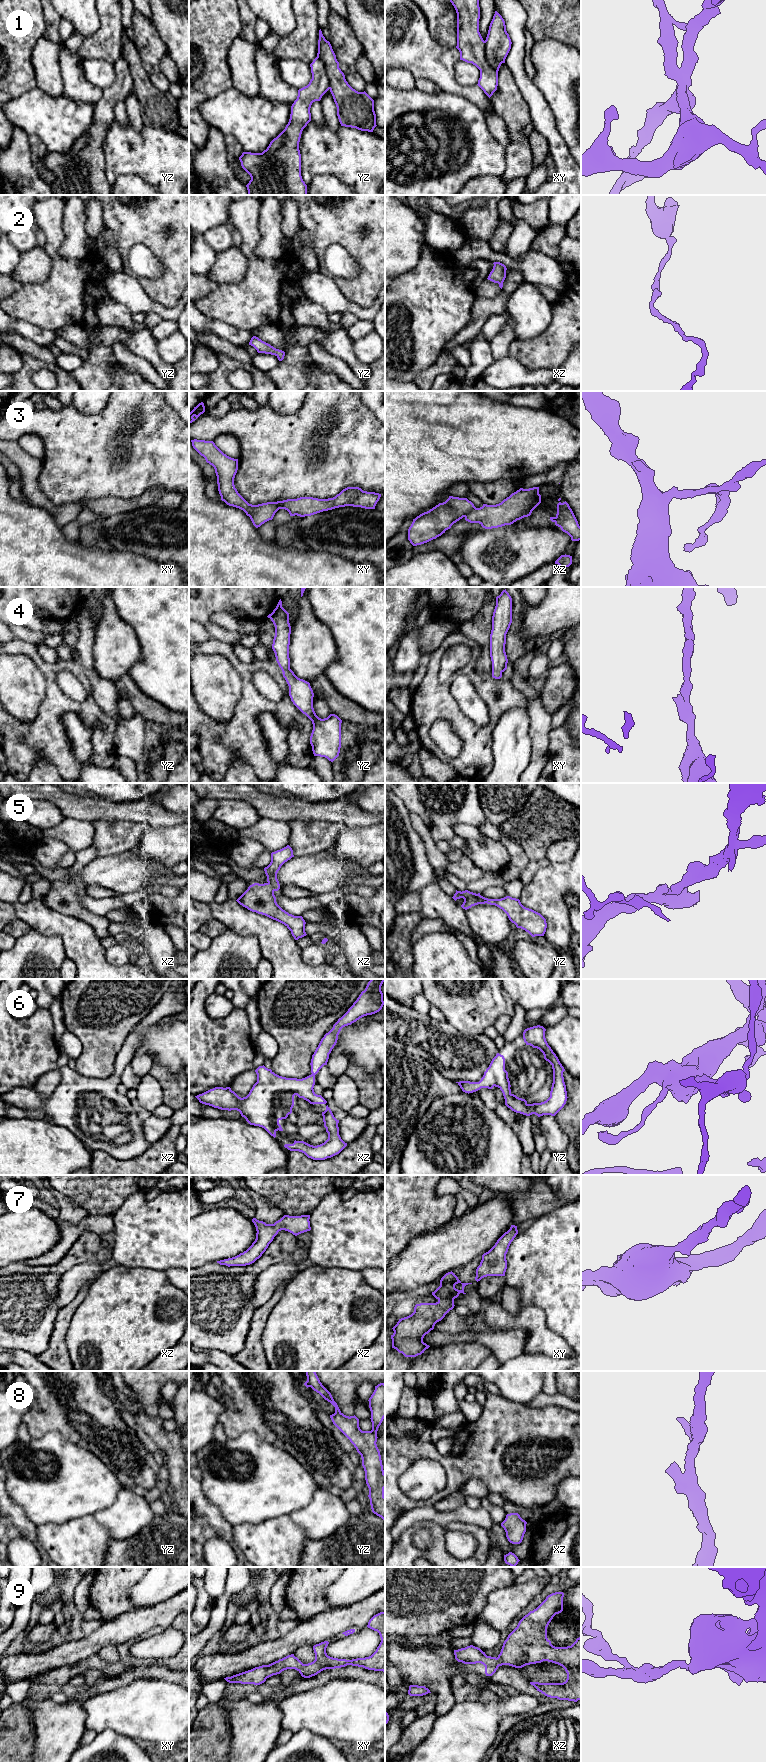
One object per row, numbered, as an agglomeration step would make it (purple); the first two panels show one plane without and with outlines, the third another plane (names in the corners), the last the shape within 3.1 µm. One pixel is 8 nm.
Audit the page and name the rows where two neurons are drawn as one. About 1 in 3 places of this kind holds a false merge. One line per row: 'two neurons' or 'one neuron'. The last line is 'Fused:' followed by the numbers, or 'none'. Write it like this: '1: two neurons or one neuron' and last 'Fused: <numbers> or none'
1: two neurons
2: one neuron
3: two neurons
4: one neuron
5: one neuron
6: one neuron
7: one neuron
8: one neuron
9: one neuron
Fused: 1, 3

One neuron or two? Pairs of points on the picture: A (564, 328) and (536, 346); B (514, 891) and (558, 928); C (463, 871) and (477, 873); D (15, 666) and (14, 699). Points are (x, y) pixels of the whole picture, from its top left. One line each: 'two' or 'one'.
A: one
B: two
C: one
D: one

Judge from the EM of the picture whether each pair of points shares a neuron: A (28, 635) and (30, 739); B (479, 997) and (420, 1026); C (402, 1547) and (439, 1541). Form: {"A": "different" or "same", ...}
{"A": "different", "B": "different", "C": "same"}

